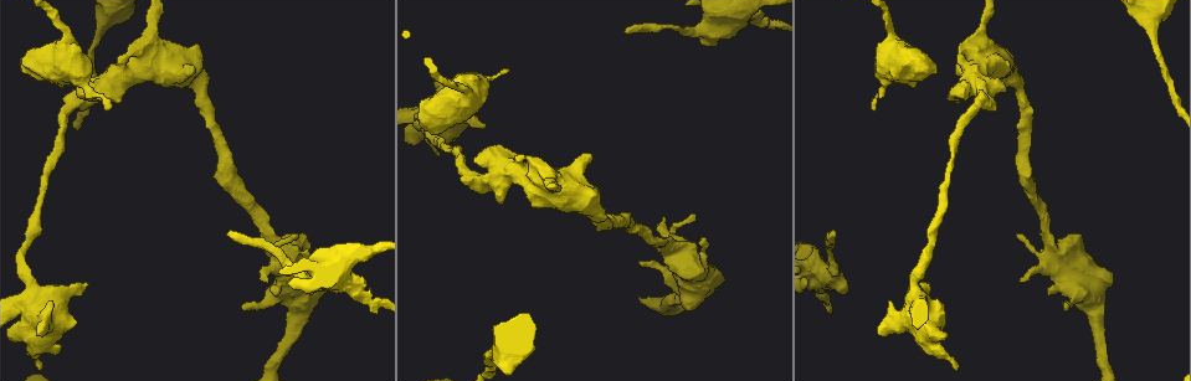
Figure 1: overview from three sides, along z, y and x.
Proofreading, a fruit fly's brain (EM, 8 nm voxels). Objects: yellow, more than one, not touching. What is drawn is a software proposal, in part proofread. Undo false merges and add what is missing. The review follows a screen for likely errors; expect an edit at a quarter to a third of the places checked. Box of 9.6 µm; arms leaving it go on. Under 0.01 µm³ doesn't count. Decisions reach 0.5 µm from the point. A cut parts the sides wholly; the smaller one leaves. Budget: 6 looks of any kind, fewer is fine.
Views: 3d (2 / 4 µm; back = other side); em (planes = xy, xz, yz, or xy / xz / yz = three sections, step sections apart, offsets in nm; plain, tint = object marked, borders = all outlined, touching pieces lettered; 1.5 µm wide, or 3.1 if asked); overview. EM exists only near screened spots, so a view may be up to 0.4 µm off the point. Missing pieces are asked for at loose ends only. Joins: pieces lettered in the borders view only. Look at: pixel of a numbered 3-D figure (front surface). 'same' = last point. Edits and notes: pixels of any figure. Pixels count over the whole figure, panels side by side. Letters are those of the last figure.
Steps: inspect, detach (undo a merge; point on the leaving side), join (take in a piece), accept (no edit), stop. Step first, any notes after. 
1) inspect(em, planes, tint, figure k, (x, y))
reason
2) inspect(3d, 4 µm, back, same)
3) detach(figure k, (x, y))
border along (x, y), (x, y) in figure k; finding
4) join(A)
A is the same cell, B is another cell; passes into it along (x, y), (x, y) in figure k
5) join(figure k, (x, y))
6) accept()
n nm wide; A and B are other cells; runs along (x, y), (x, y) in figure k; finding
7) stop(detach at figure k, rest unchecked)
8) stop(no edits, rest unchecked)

inspect(em, planes, borders, figure 1, (227, 234))
free end

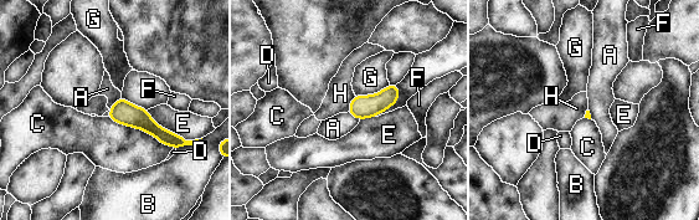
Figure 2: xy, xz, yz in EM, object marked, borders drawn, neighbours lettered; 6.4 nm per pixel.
accept()
C touches over 480 nm; A, B, C, D, E, F, G and H are other cells; runs along (112, 113), (138, 117), (178, 142) in figure 2; no lettered piece goes on from it

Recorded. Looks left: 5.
inspect(3d, 4 µm, figure 1, (833, 270))

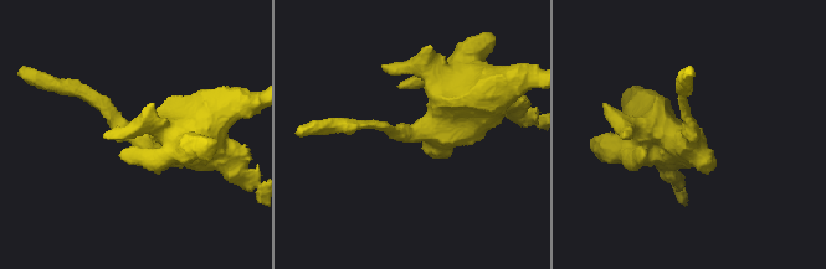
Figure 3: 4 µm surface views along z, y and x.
inspect(em, planes, borders, figure 3, (414, 131))

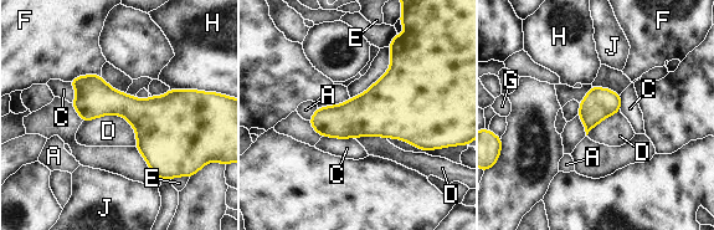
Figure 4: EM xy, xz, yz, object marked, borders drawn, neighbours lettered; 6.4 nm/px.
accept()
A, C, D, E, F, G, H and J are other cells; border along (82, 121), (121, 114), (137, 143) in figure 4; continuous, no second neuron

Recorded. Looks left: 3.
inspect(em, planes, borders, figure 1, (508, 68))

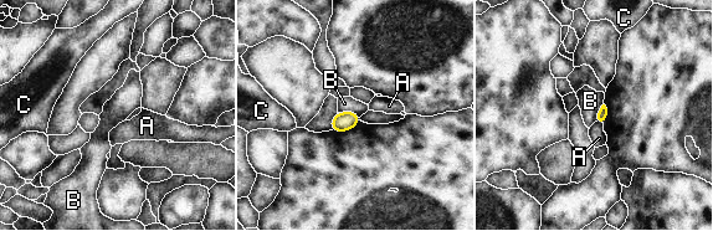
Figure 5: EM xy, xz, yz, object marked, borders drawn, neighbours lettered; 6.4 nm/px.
accept()
A, B and C are other cells; border along (338, 112), (354, 112), (359, 117) in figure 5; none of them fits

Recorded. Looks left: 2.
stop(no edits, rest unchecked)

